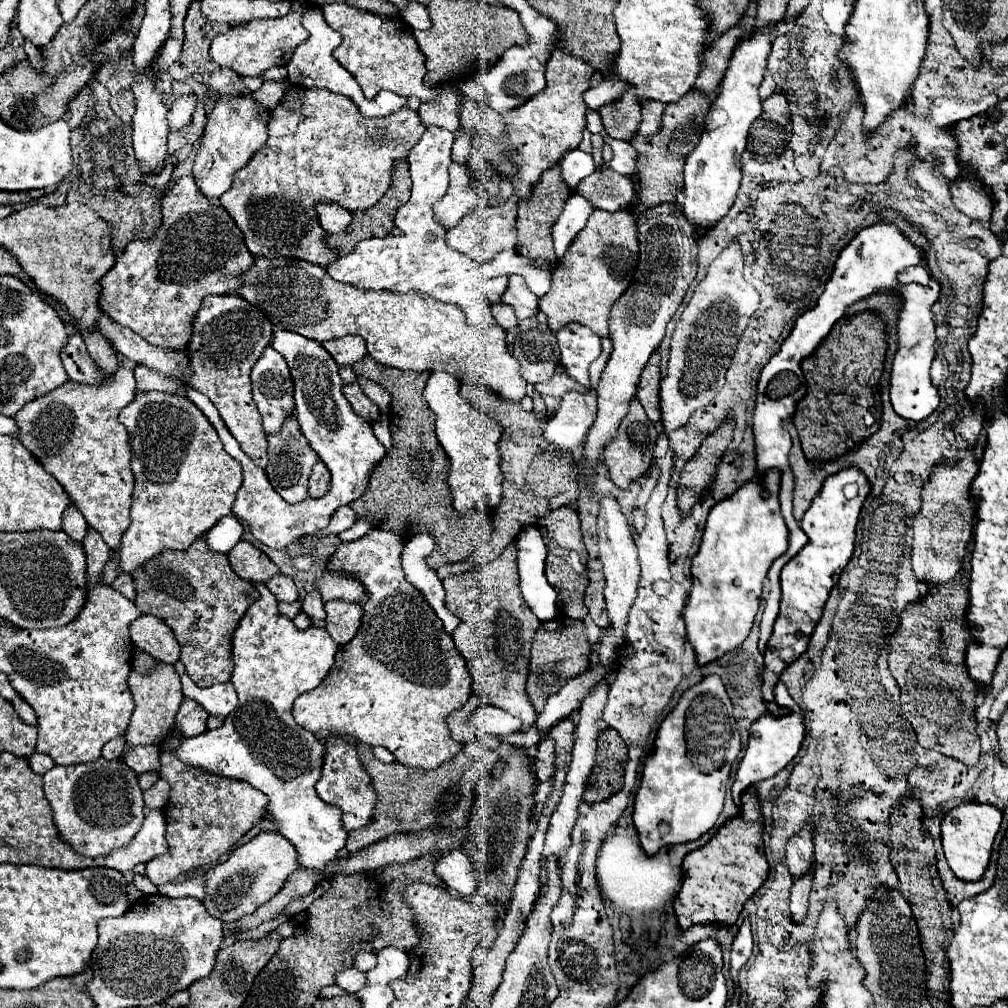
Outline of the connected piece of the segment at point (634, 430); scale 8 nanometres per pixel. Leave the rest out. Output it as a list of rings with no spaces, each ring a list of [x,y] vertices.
[[[634,397],[630,401],[630,411],[628,415],[622,419],[620,429],[616,433],[616,437],[612,437],[606,447],[604,447],[604,461],[606,467],[610,471],[610,479],[618,485],[618,487],[628,487],[630,481],[638,479],[640,475],[644,475],[650,467],[650,461],[654,459],[654,447],[656,447],[656,439],[658,439],[658,427],[652,427],[650,419],[644,413],[642,403]]]

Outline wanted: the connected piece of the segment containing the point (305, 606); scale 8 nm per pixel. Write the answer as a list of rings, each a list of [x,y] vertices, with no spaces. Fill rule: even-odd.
[[[310,591],[310,593],[304,595],[304,599],[302,599],[302,611],[304,611],[310,619],[324,619],[324,617],[326,617],[326,613],[324,613],[324,603],[322,603],[318,591]]]

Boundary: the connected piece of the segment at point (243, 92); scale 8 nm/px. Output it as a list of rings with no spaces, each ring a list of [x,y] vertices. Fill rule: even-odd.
[[[218,67],[210,73],[208,91],[214,97],[212,109],[206,113],[206,125],[200,139],[200,151],[194,159],[194,181],[208,199],[218,199],[230,189],[234,175],[248,165],[268,141],[270,109],[252,99],[252,91],[242,83],[242,75],[234,69]]]

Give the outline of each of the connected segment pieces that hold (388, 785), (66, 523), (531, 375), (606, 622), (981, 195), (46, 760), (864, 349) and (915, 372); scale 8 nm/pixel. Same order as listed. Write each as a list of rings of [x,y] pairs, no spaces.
[[[482,741],[466,743],[454,757],[454,761],[446,761],[432,771],[406,767],[402,763],[380,763],[366,743],[358,743],[356,749],[366,773],[372,779],[378,801],[372,821],[348,833],[346,849],[350,853],[356,853],[366,845],[372,845],[374,841],[380,841],[394,833],[416,833],[428,827],[464,827],[476,799],[476,783],[484,775],[492,773],[496,763],[500,761],[500,753],[486,747]]]
[[[74,505],[66,507],[66,513],[62,517],[62,531],[66,531],[74,541],[82,541],[88,531],[86,519],[82,517],[82,513]]]
[[[536,317],[524,319],[518,325],[512,355],[522,365],[522,377],[528,383],[544,383],[560,365],[556,333]]]
[[[604,579],[600,581],[592,581],[586,587],[586,597],[584,603],[590,611],[590,617],[594,619],[594,623],[602,629],[610,627],[610,619],[608,619],[608,611],[606,611],[606,601],[604,601]]]
[[[960,177],[952,183],[954,205],[974,221],[990,221],[994,199],[988,189],[972,177]]]
[[[34,753],[34,755],[28,759],[28,763],[30,763],[32,771],[34,771],[34,773],[40,773],[40,775],[48,773],[48,771],[56,765],[46,753]]]
[[[864,311],[842,317],[832,327],[832,333],[828,333],[818,349],[802,363],[808,391],[796,405],[794,425],[802,449],[810,459],[828,459],[844,453],[854,447],[860,433],[866,433],[862,425],[880,419],[882,399],[878,395],[878,383],[884,371],[886,347],[886,321],[872,311]]]
[[[902,307],[900,323],[898,323],[898,351],[892,363],[892,379],[890,379],[890,401],[894,411],[904,419],[922,421],[926,419],[940,403],[938,389],[932,385],[930,379],[930,363],[934,359],[934,315],[932,307]]]

